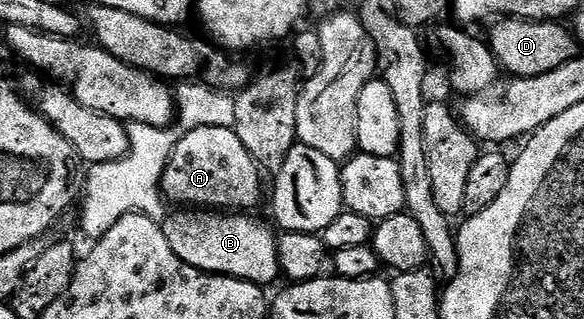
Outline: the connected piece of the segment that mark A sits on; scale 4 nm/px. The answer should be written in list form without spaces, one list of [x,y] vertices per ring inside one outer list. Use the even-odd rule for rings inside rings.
[[[198,128],[187,131],[174,148],[164,169],[162,194],[184,208],[251,210],[260,200],[254,194],[254,172],[255,162],[235,129]]]

